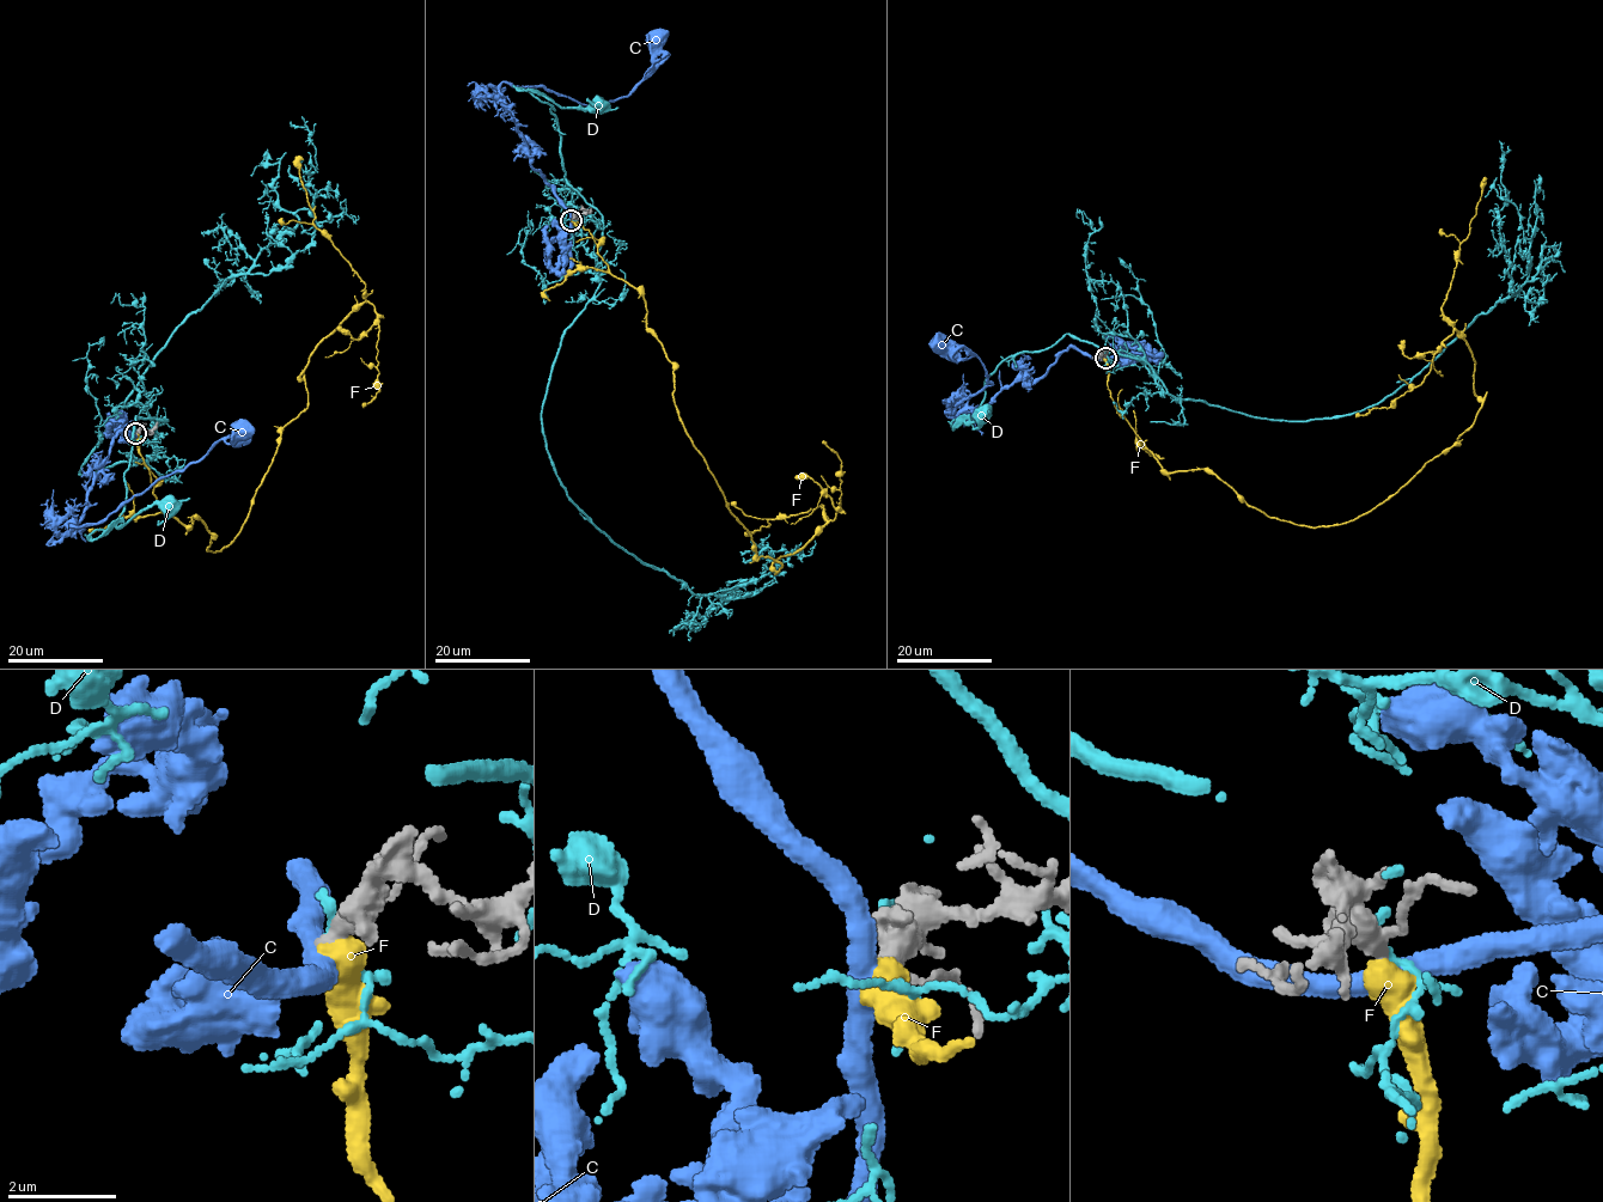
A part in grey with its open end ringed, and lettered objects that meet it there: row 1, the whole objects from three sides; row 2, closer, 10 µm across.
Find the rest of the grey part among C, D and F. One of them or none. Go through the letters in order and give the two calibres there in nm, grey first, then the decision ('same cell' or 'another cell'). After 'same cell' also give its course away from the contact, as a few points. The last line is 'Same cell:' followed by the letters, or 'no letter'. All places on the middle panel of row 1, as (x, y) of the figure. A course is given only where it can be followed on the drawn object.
C: 240/420 nm | another cell
D: 320/120 nm | another cell
F: 280/600 nm | another cell
Same cell: no letter

